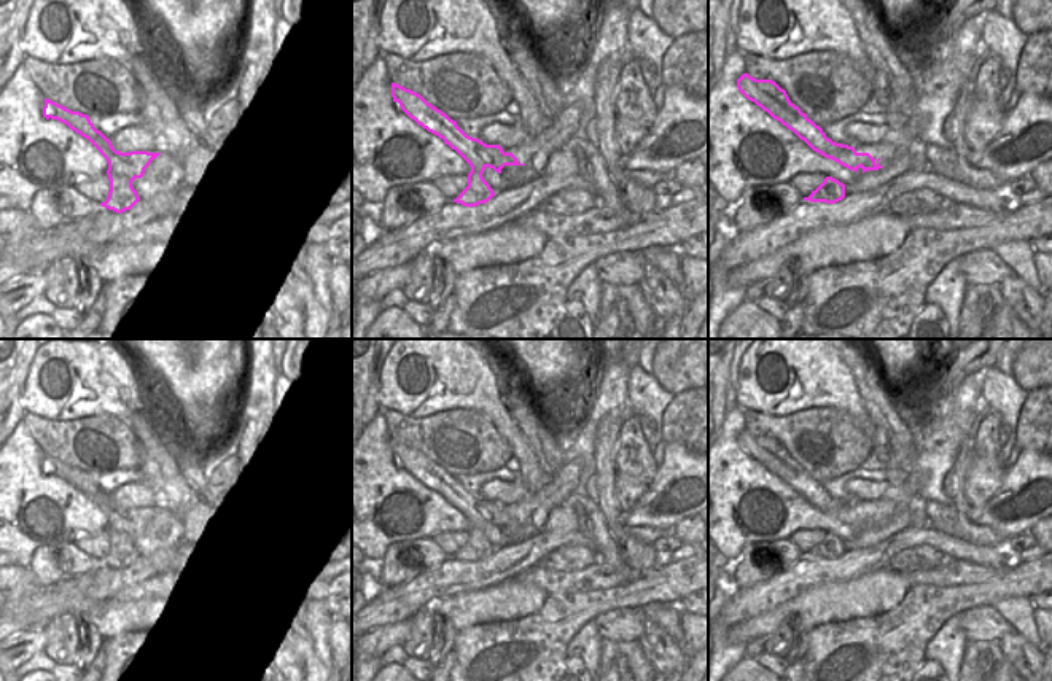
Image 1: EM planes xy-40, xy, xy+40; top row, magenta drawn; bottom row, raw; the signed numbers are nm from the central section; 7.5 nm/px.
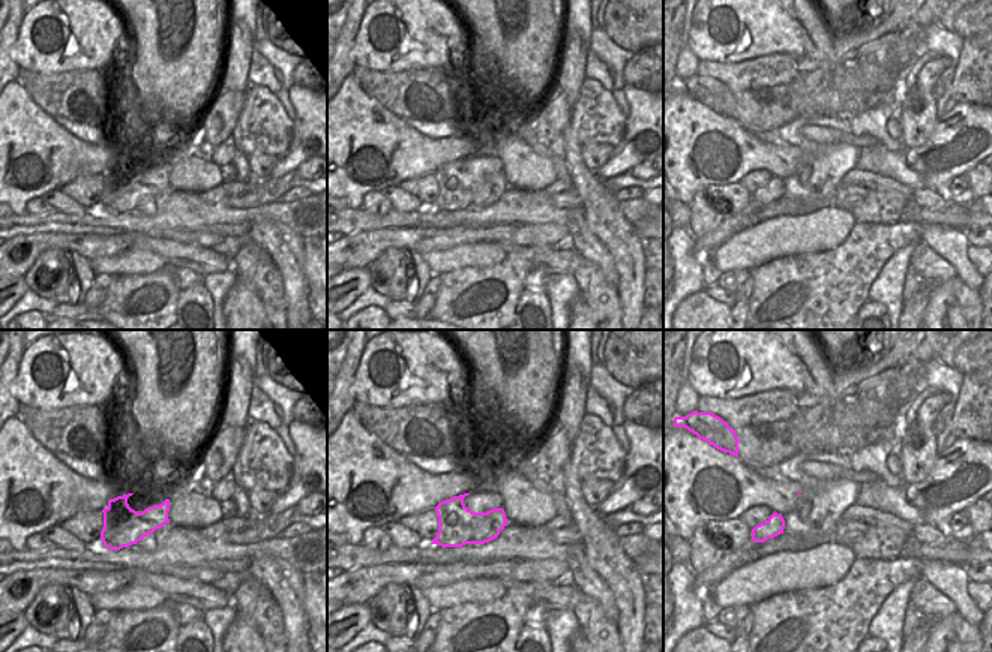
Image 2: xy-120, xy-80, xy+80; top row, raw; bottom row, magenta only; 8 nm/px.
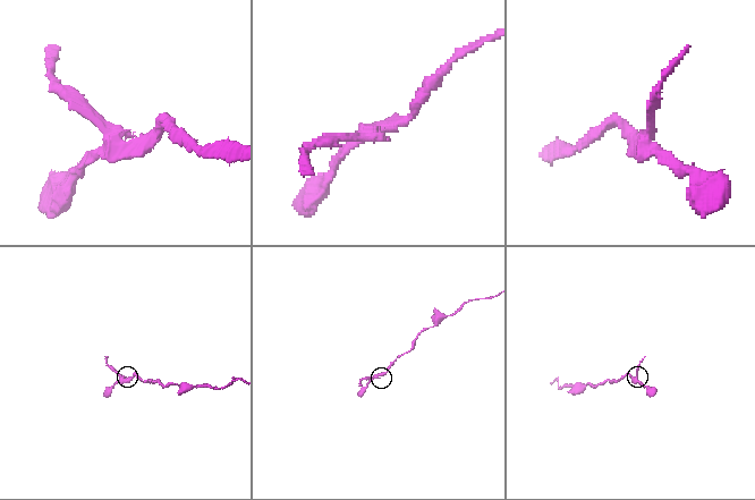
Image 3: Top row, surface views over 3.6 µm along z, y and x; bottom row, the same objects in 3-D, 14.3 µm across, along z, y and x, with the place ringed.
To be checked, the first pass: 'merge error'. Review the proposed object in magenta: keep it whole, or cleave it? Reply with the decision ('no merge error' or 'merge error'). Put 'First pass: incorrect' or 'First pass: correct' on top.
First pass: correct
merge error

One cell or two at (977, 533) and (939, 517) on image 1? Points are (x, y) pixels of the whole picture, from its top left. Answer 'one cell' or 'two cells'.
one cell

